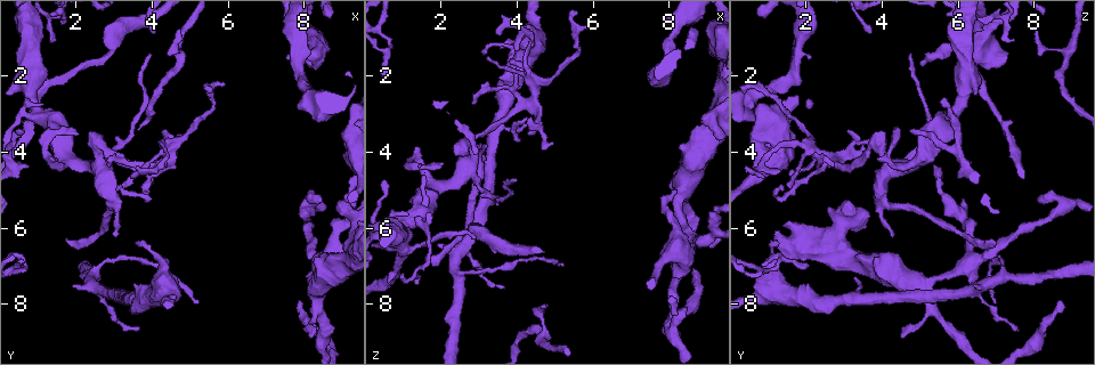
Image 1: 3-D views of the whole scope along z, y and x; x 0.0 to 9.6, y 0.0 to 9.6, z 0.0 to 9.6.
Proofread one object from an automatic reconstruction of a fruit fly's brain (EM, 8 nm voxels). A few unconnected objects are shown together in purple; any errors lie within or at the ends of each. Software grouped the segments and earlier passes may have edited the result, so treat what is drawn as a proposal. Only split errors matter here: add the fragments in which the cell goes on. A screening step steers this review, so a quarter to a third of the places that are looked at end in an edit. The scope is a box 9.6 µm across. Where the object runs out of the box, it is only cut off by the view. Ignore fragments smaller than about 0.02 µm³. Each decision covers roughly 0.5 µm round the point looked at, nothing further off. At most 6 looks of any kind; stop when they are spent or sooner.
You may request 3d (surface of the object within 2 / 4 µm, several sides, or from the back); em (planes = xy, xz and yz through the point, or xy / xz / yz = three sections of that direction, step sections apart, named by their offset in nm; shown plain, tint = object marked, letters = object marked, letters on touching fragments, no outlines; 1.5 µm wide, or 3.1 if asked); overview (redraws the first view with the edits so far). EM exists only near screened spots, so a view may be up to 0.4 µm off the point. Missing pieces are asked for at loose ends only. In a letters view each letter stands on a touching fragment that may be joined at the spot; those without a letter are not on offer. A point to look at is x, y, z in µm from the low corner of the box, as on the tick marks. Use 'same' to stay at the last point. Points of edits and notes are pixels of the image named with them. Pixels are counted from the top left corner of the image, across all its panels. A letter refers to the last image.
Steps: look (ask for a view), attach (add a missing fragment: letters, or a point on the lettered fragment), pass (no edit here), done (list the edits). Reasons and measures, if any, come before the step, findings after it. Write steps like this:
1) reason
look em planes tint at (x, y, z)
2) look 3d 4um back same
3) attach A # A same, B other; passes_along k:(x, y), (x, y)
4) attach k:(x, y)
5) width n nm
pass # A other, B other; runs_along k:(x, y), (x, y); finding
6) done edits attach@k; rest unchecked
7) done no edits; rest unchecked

free end
look 3d 2um at (1.95, 7.50, 6.45)

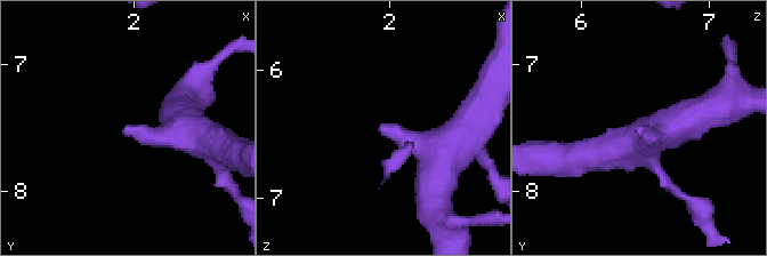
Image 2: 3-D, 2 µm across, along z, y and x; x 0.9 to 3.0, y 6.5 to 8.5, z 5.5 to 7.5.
now the EM
look em xy step 8 tint at (1.88, 7.50, 6.44)

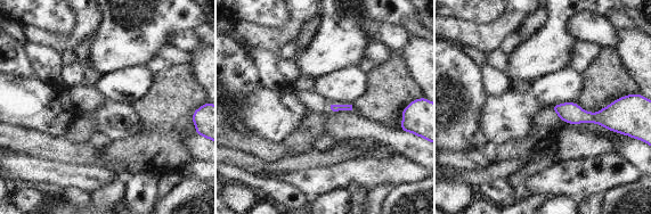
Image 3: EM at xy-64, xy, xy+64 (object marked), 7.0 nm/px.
cut it another way
look em planes letters same

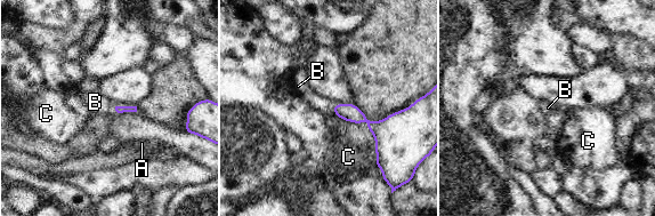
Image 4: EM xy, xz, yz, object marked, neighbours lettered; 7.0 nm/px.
attach B # A other, B same, C other; passes_along 4:(350, 112), (333, 109), (302, 92); it goes on there

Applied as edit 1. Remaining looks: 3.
branch stops here
look 3d 2um back at (3.95, 4.55, 1.40)

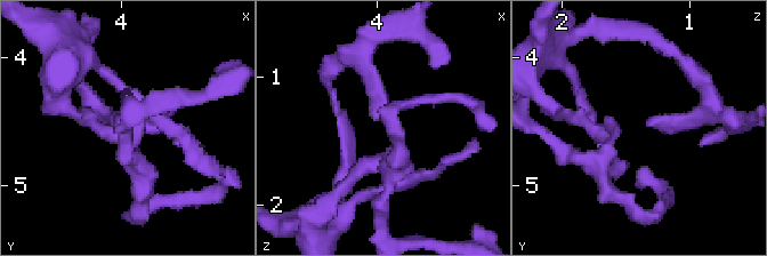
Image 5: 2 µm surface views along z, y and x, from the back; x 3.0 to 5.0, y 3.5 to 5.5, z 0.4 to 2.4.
look em planes tint same

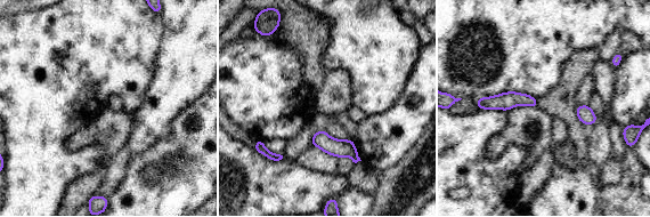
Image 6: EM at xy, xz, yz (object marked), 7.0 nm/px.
see the neighbours
look em planes letters same

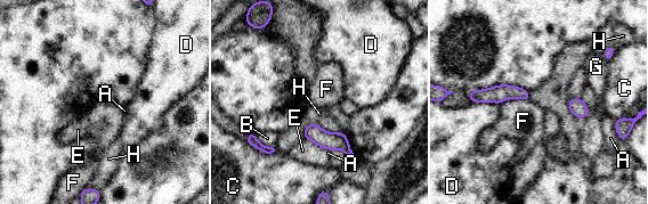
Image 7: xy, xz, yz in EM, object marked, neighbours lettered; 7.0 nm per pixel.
pass # A other, B other, C other, D other, E other, F other, G other, H other; border 7:(528, 98), (511, 98), (500, 103); none of them fits

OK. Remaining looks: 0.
done edits attach@4; rest unchecked

